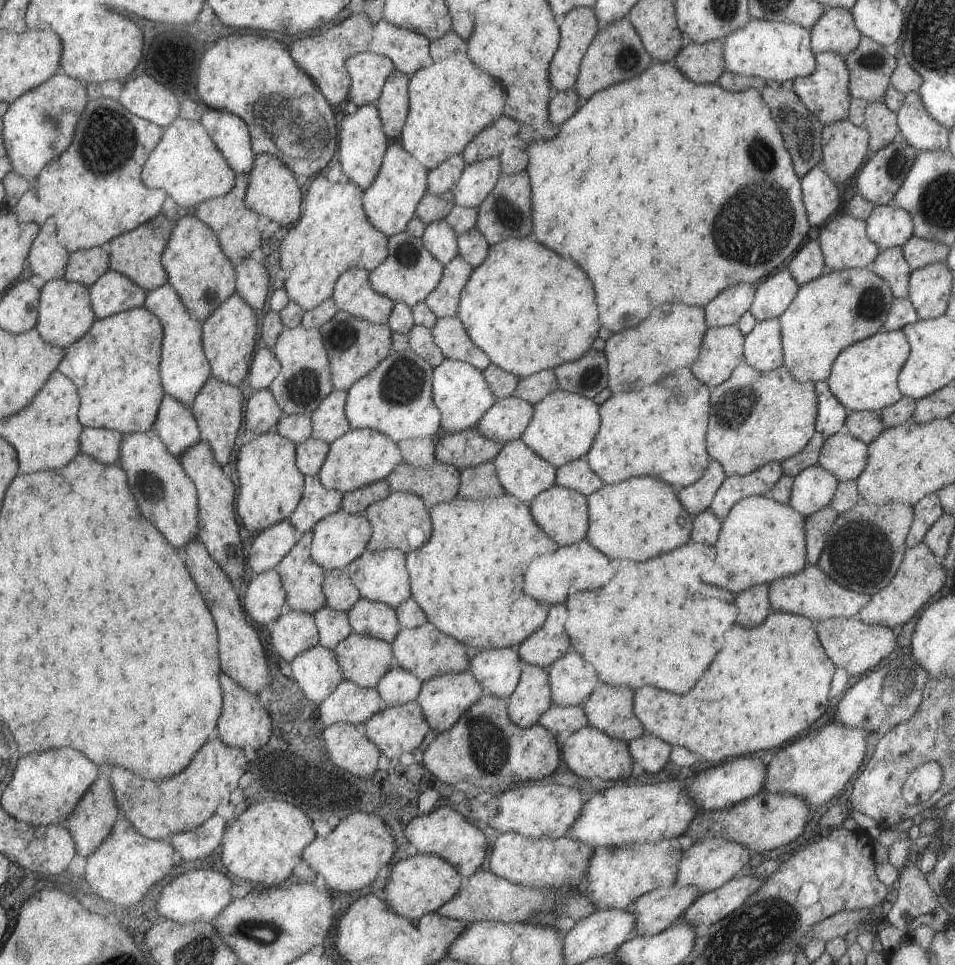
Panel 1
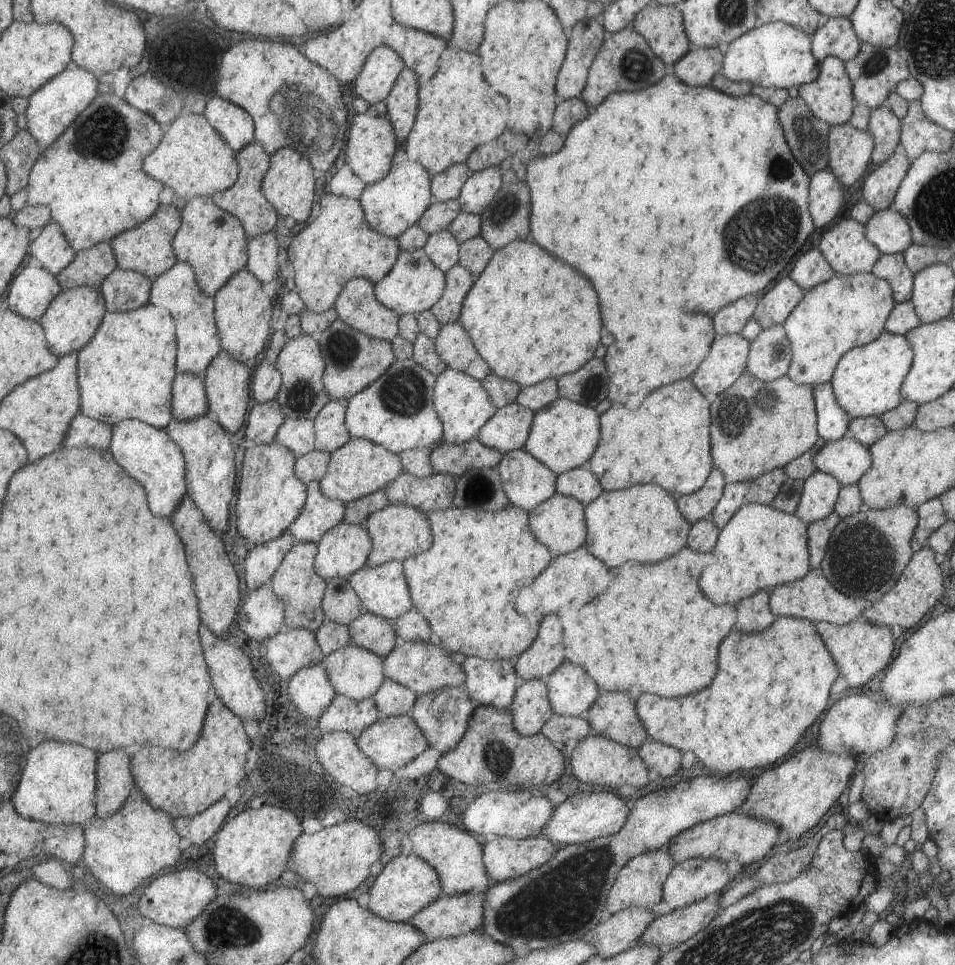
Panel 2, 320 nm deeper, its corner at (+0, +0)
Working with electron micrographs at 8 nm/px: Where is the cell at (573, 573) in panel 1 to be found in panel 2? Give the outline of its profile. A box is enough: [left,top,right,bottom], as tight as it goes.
[514,545,613,619]

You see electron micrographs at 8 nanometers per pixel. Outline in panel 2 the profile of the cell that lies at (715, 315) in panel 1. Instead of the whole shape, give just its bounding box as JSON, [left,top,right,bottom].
[711,294,757,336]

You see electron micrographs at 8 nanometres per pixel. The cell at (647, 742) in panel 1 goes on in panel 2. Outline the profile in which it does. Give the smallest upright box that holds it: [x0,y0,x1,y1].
[638,738,682,777]

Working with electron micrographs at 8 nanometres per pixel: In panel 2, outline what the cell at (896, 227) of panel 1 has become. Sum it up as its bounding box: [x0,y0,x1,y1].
[864,209,912,254]

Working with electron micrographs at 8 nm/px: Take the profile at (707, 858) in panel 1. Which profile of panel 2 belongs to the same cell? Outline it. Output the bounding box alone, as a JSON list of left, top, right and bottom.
[662,857,729,909]

